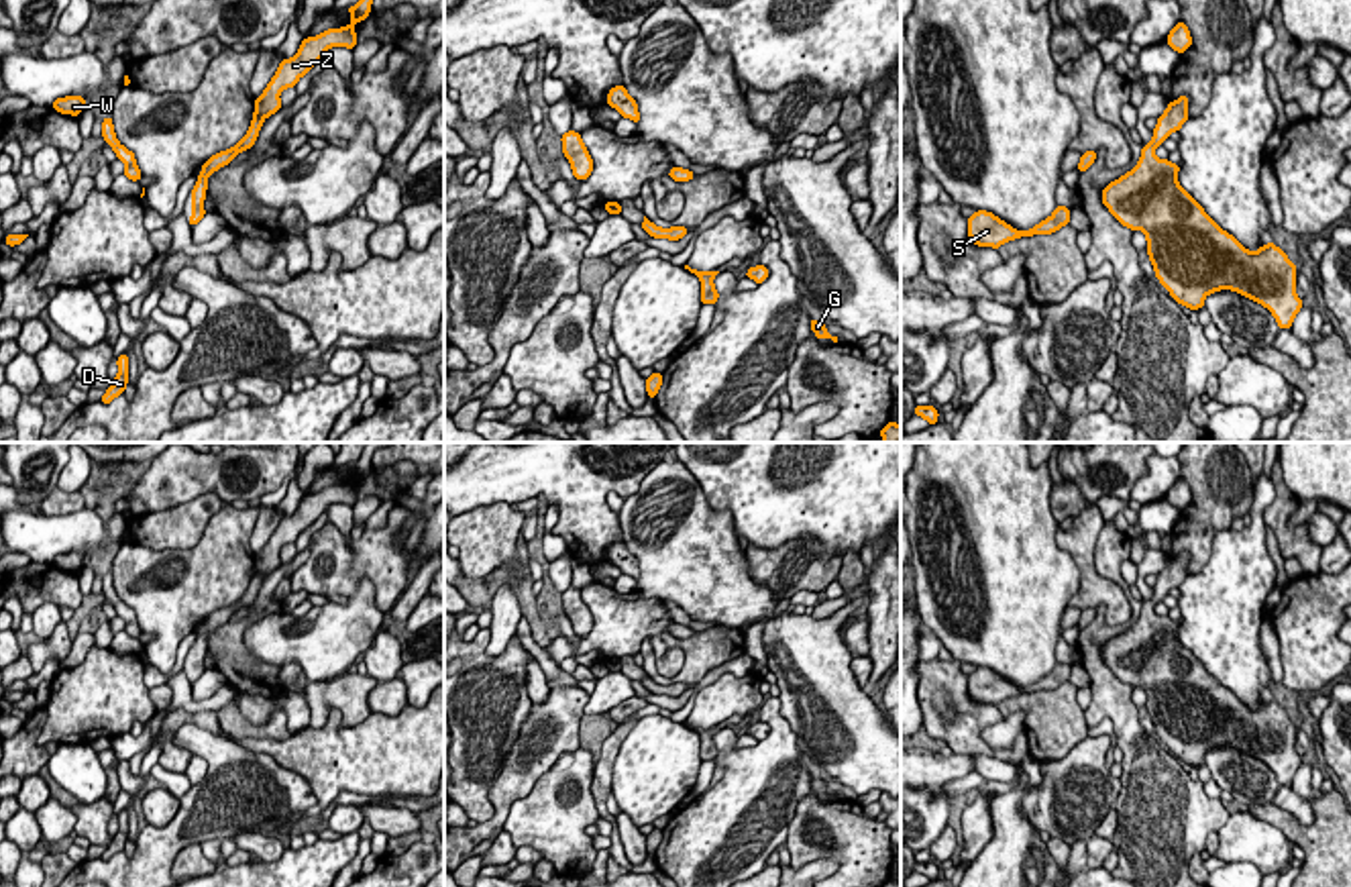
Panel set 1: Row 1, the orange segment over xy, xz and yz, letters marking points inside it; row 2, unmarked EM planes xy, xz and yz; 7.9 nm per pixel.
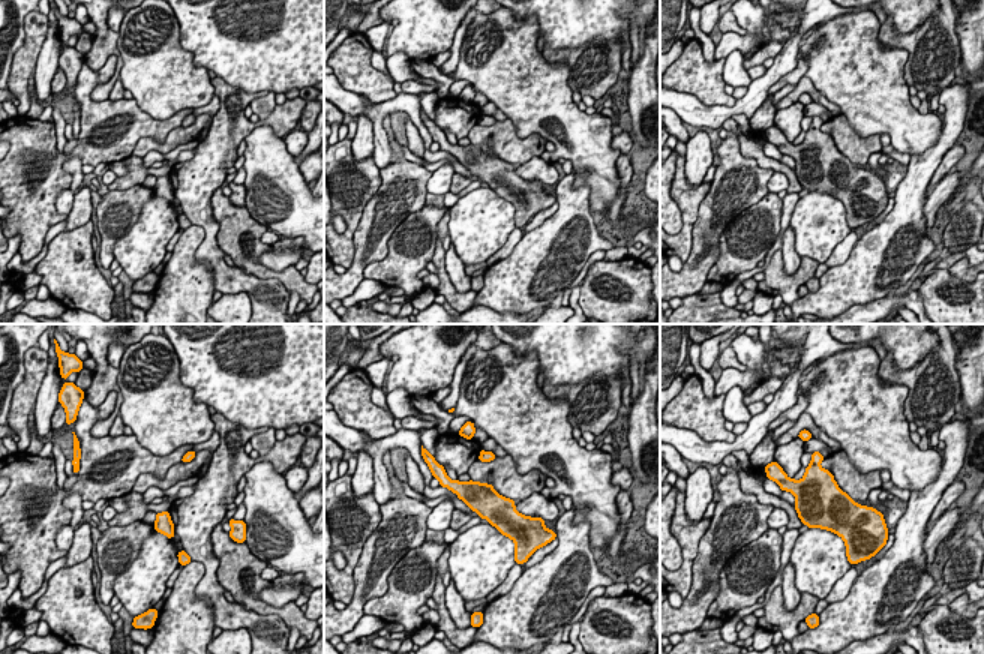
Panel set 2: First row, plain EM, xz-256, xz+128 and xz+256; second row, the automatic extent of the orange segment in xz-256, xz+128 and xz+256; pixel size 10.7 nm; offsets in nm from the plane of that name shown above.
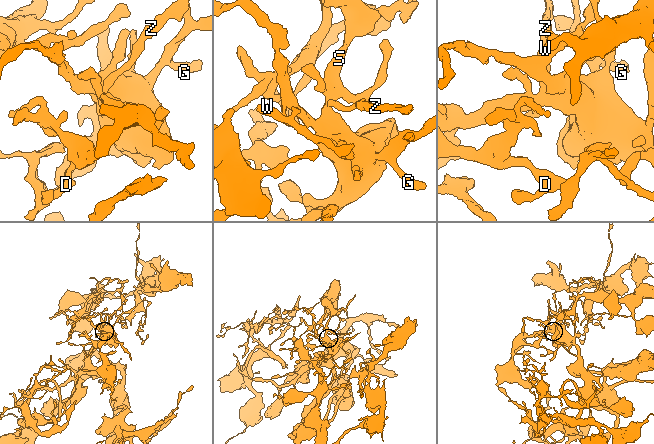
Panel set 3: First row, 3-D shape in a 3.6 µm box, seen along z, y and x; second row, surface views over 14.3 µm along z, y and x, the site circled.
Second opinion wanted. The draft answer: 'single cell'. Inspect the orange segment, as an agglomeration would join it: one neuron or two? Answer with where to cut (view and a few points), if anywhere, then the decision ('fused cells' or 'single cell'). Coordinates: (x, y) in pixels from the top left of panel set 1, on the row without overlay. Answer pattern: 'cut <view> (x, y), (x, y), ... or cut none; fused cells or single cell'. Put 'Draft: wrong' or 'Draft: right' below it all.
cut none; single cell
Draft: right

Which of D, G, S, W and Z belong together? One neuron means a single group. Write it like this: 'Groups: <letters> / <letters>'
Groups: D G S W Z

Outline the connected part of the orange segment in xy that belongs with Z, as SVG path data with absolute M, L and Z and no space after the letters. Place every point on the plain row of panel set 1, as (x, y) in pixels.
M369 442L361 459L355 463L348 463L350 477L353 477L348 483L328 485L318 493L304 495L300 502L300 508L291 516L283 516L279 520L279 526L275 528L275 532L271 534L263 551L255 557L255 571L242 597L226 608L212 612L202 622L202 630L198 632L198 638L192 646L192 673L187 675L192 683L198 681L206 671L204 657L206 657L206 646L208 646L208 634L220 624L228 622L240 608L253 606L259 593L259 587L263 583L263 577L275 571L277 567L281 567L279 551L285 544L293 544L298 536L306 532L324 514L324 510L330 504L346 504L346 506L357 504L355 481L369 473L373 453L389 445L391 442Z

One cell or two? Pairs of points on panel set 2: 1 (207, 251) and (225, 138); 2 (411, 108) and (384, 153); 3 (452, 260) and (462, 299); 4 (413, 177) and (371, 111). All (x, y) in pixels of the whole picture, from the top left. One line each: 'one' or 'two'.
1: one
2: one
3: two
4: two

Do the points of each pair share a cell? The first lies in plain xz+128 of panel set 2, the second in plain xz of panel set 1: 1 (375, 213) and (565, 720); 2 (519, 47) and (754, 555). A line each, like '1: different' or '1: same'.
1: same
2: different

